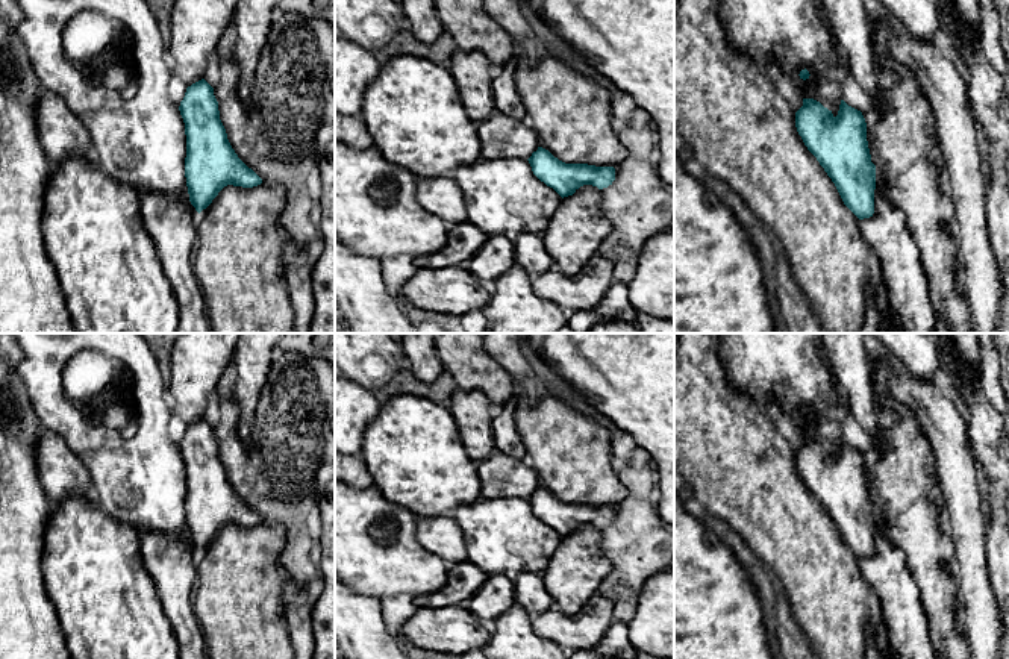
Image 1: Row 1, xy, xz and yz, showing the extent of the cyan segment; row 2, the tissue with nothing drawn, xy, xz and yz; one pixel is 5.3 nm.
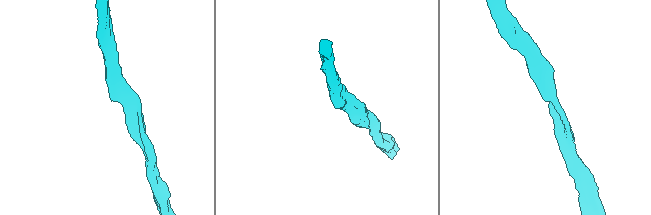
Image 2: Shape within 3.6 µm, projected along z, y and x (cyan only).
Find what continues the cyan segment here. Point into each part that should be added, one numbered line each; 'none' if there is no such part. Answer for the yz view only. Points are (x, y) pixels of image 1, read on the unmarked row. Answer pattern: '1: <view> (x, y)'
1: yz (785, 370)

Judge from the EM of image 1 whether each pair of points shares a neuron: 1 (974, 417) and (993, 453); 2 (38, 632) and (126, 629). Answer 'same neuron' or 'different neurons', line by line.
1: same neuron
2: different neurons

